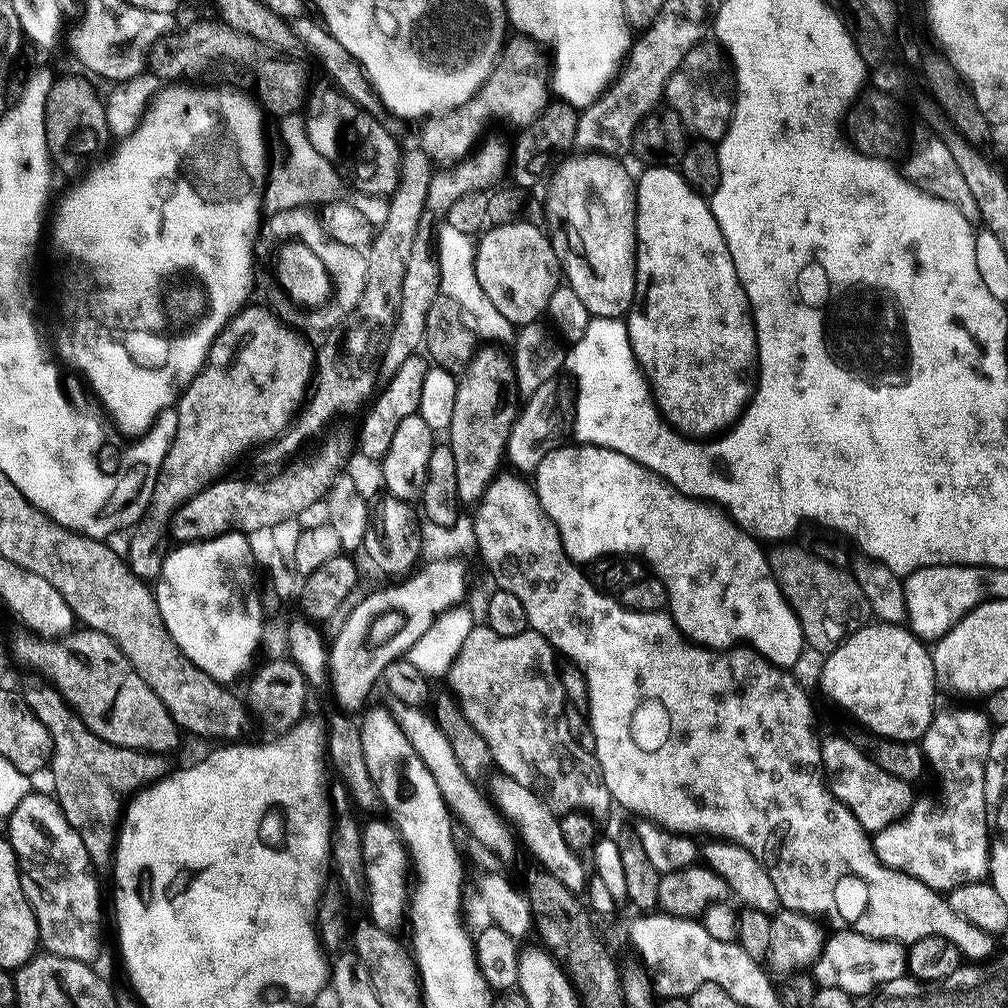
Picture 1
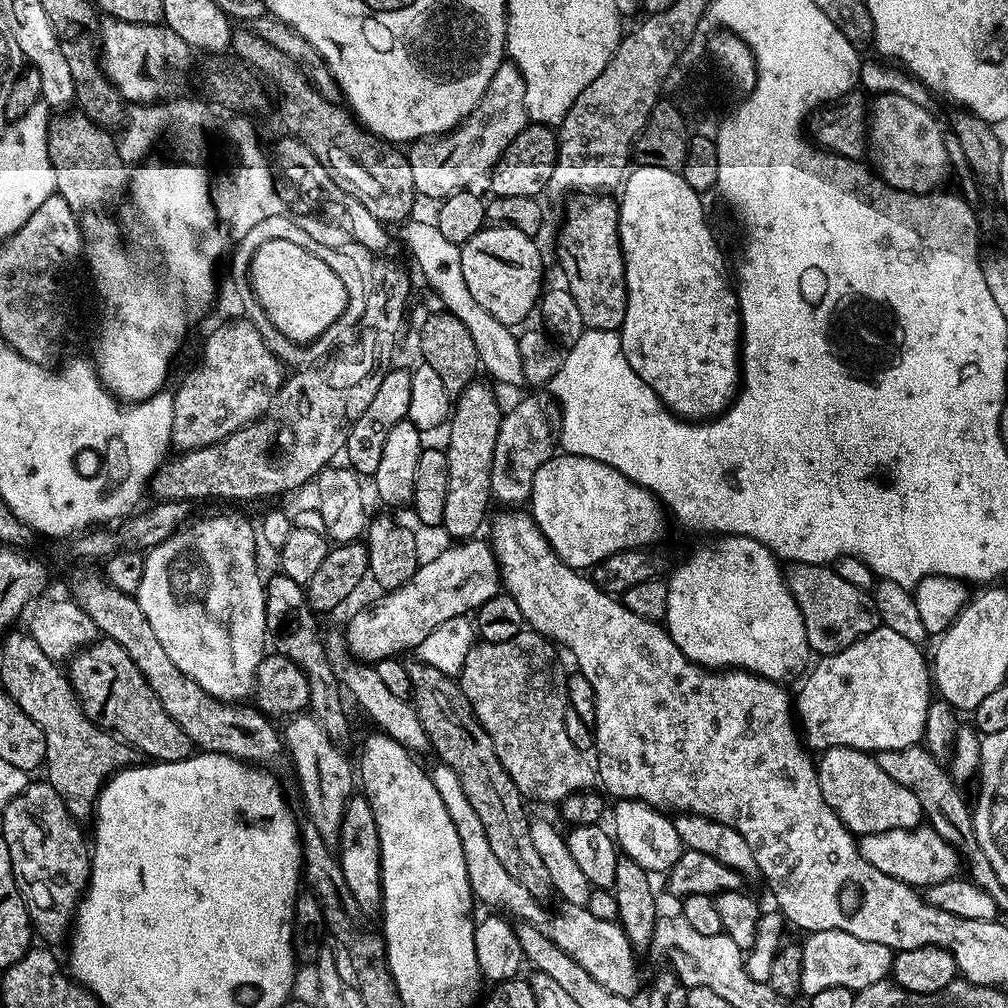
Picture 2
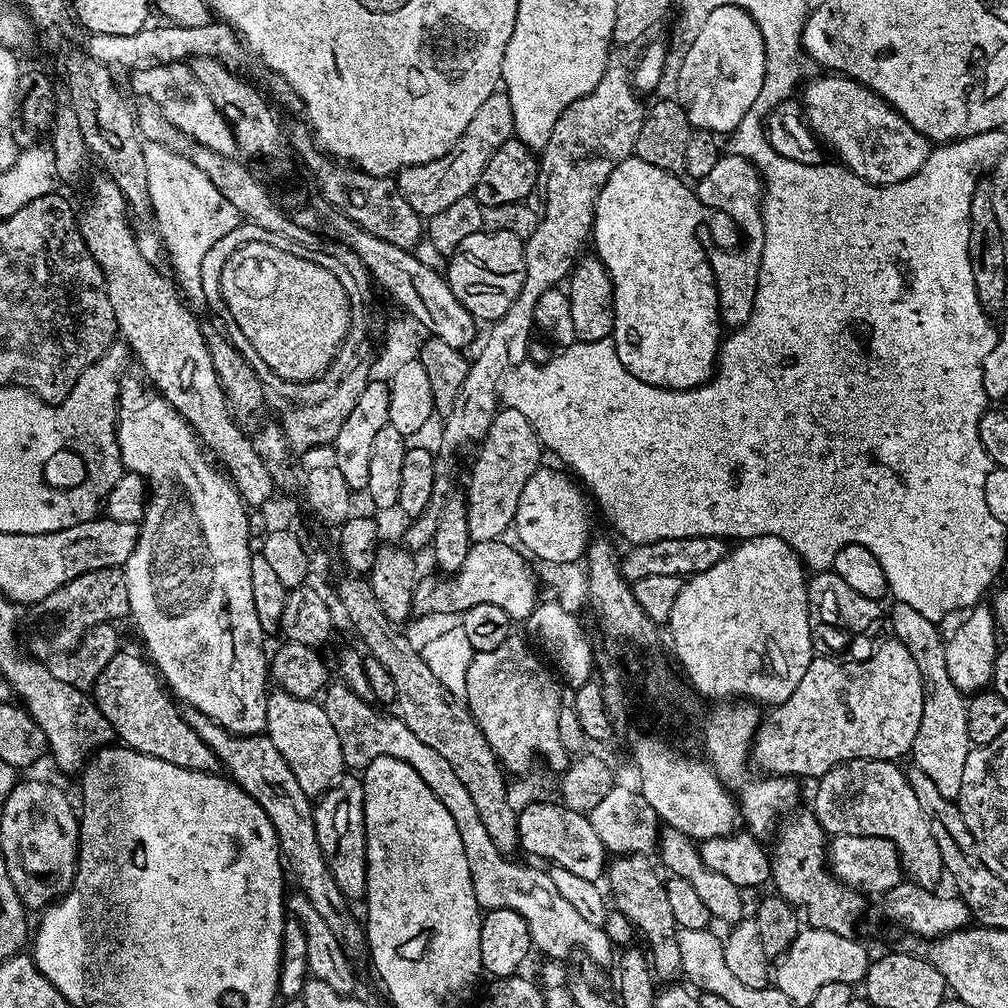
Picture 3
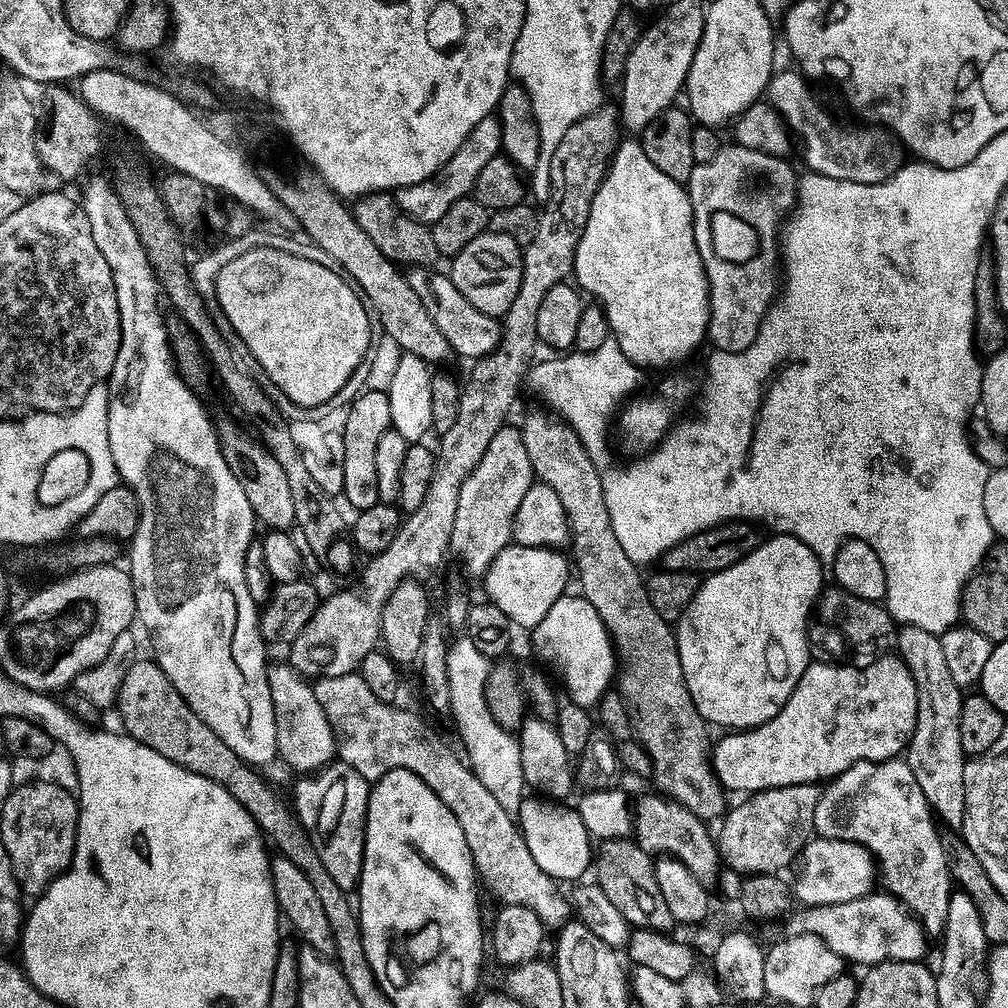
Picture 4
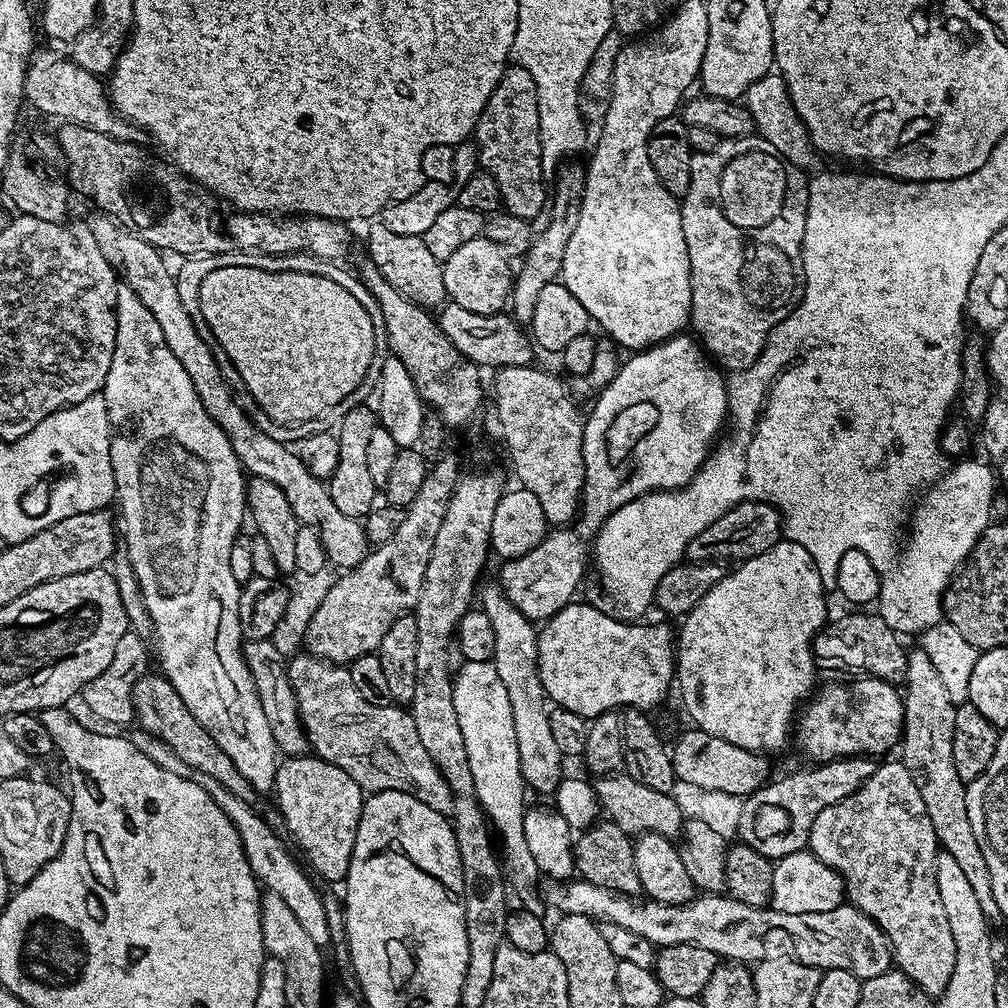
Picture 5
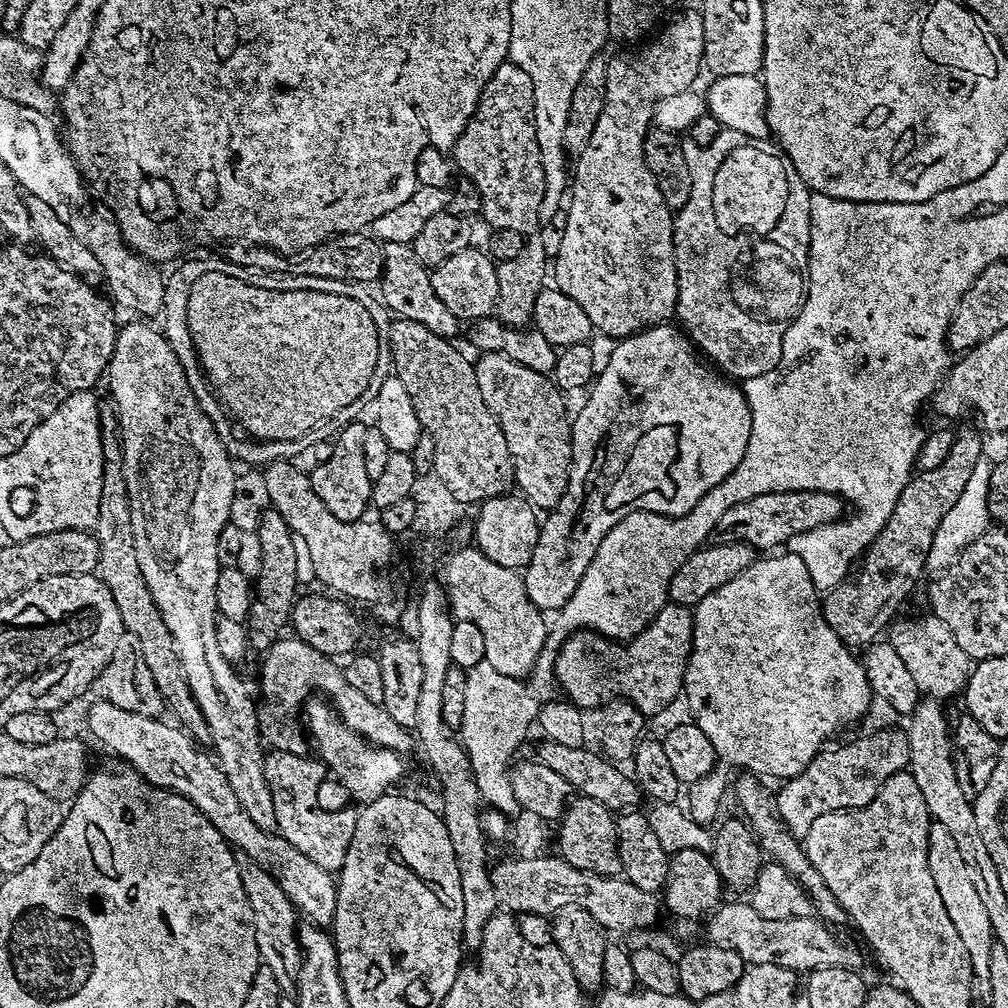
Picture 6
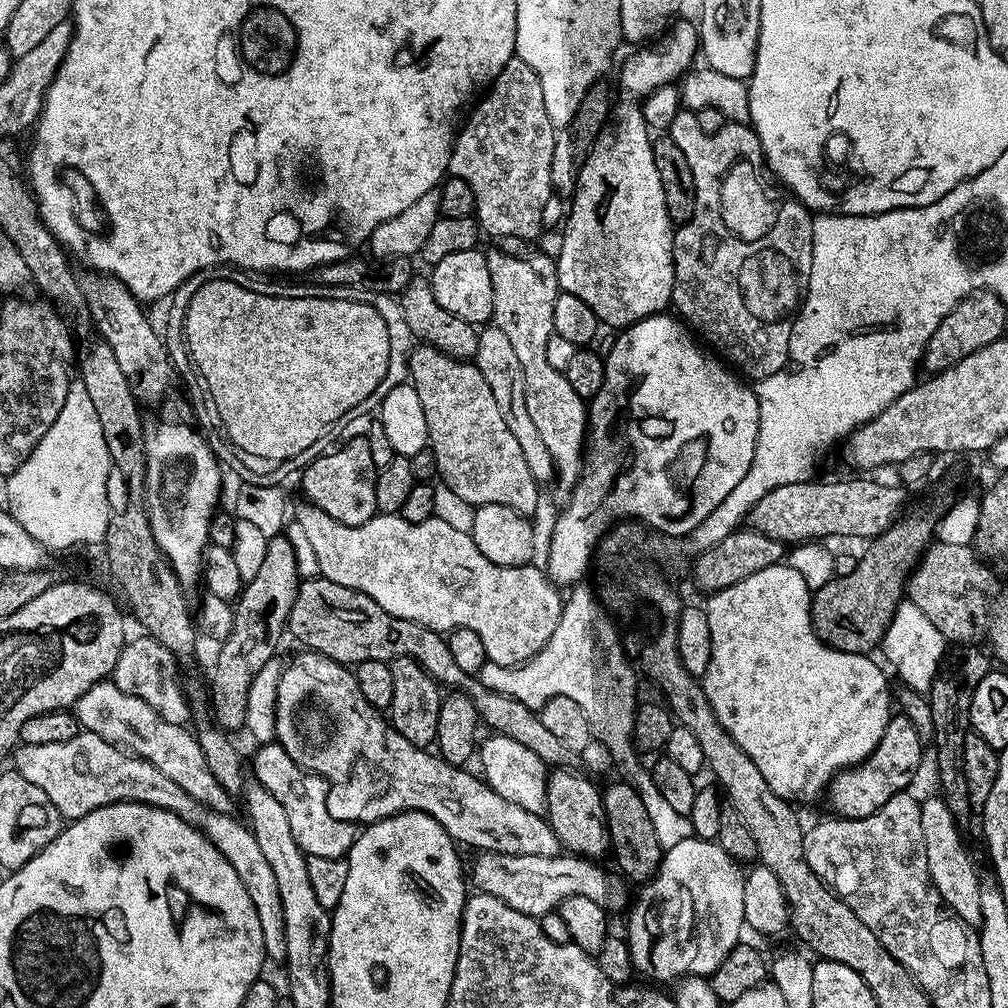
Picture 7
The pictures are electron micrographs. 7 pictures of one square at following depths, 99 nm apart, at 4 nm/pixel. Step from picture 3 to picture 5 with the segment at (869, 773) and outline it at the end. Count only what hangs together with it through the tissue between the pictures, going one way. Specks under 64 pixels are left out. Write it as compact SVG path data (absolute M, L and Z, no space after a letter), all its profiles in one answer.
M903 762L881 763L854 794L842 798L842 802L834 806L826 806L826 810L814 818L808 848L819 860L826 862L826 866L844 877L847 903L859 912L865 912L884 931L892 945L895 967L905 972L927 996L943 996L950 976L954 974L954 934L950 934L942 894L938 894L938 845L934 826L930 814L926 814L926 802L922 802L922 794L918 794L918 786Z

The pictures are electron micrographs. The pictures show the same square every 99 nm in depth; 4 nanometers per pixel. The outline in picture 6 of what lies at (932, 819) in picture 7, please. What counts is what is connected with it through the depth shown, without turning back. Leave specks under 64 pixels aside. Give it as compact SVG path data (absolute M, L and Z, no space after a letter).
M933 823L928 830L928 865L930 878L934 878L934 886L938 886L942 906L946 906L946 914L950 914L954 930L958 930L958 938L962 938L962 946L966 946L973 977L980 982L987 981L994 943L989 915L986 914L985 906L974 890L970 874L962 862L962 854L958 854L958 845L954 843L954 837L946 831L946 826L941 824Z

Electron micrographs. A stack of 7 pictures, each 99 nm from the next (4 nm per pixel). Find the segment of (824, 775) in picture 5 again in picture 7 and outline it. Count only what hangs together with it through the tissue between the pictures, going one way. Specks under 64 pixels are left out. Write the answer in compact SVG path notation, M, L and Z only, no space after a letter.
M906 714L893 715L888 721L888 729L882 734L876 749L861 764L843 768L833 776L826 789L826 797L832 803L837 817L845 820L857 820L874 814L894 794L909 791L908 783L912 775L920 768L920 759L924 756L925 745L920 741L918 730Z

